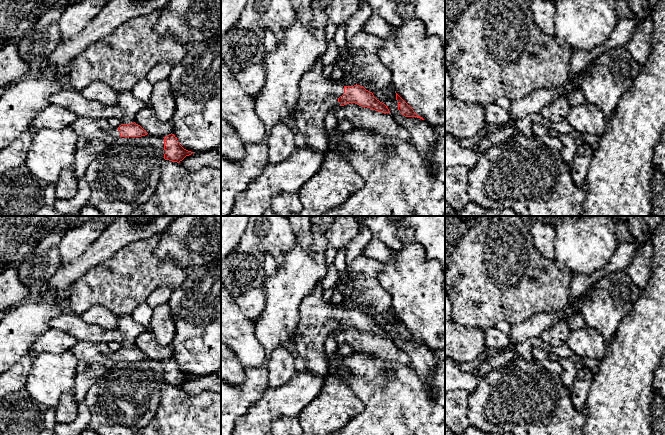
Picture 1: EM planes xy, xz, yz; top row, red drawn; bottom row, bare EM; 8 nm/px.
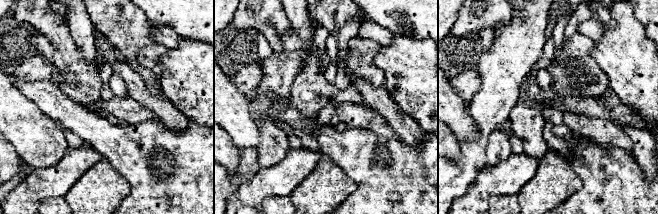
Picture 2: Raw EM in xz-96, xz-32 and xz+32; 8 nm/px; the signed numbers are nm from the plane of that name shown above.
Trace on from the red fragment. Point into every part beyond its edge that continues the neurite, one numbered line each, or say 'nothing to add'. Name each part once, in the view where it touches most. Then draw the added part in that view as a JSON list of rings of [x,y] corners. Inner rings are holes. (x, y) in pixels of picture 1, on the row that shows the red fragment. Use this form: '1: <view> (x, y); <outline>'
1: xz (317, 93); [[[321,56],[302,77],[300,96],[295,106],[299,115],[295,118],[296,131],[307,138],[307,147],[314,151],[327,152],[329,139],[325,131],[325,117],[330,107],[339,104],[344,85],[338,80],[327,79],[323,74]]]

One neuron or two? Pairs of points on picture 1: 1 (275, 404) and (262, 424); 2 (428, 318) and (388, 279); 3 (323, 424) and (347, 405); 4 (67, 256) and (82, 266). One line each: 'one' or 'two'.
1: one
2: one
3: one
4: two

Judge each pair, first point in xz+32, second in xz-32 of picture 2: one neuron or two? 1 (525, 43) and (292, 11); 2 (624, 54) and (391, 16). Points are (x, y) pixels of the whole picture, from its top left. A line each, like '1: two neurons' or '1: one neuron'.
1: two neurons
2: two neurons

